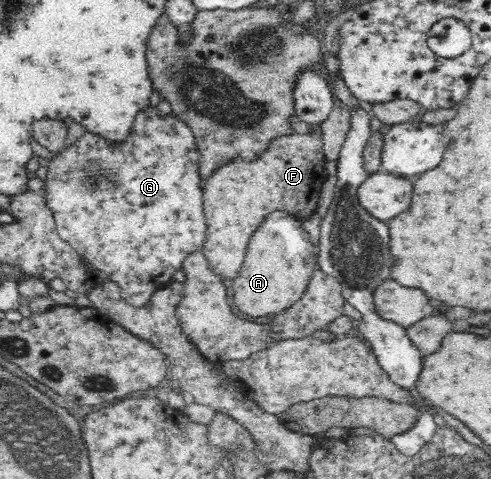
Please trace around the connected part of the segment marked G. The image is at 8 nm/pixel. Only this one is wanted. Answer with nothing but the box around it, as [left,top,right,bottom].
[43,102,207,307]

